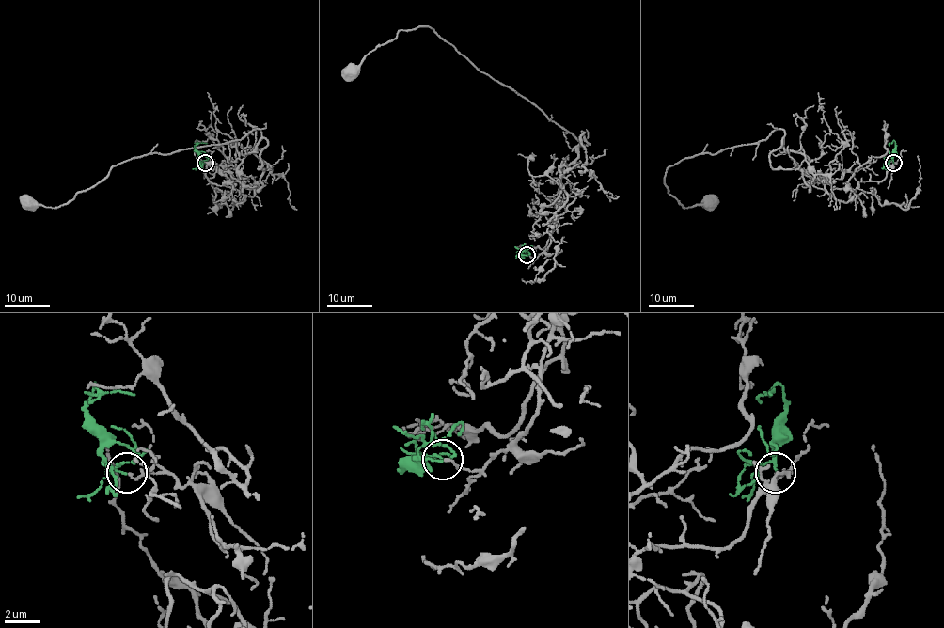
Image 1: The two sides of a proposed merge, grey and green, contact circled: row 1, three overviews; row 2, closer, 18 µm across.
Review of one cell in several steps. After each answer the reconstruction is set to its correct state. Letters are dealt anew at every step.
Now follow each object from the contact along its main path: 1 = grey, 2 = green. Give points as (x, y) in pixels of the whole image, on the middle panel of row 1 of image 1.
1: (527, 256), (551, 243), (567, 193), (560, 170), (583, 147), (574, 137), (429, 27), (401, 30), (342, 75)
2: (527, 256), (517, 258), (528, 254)

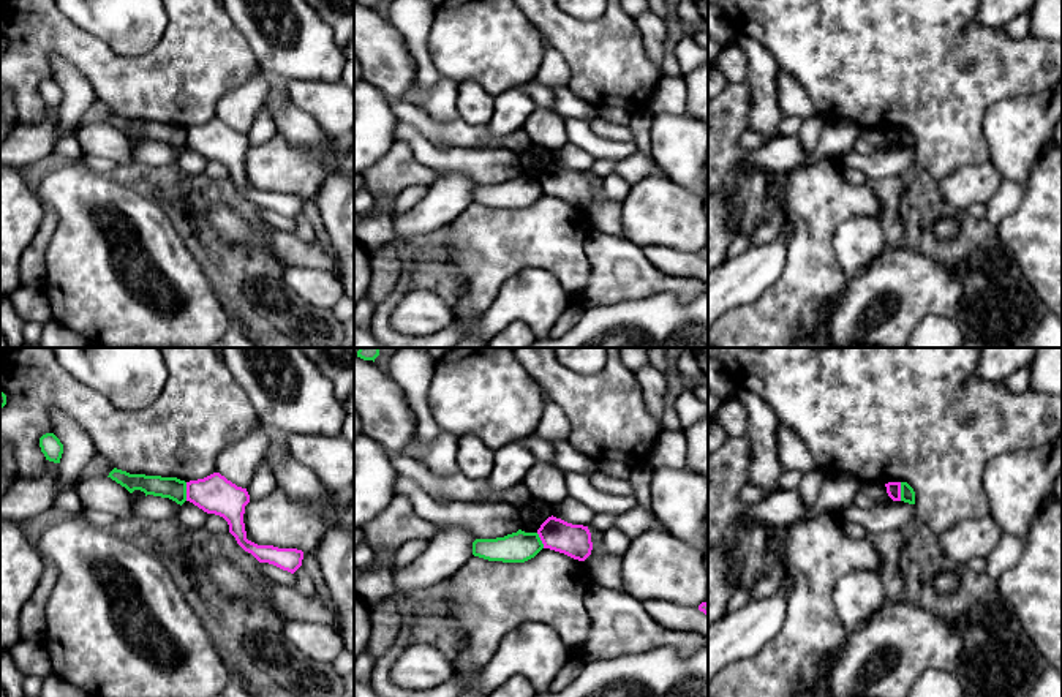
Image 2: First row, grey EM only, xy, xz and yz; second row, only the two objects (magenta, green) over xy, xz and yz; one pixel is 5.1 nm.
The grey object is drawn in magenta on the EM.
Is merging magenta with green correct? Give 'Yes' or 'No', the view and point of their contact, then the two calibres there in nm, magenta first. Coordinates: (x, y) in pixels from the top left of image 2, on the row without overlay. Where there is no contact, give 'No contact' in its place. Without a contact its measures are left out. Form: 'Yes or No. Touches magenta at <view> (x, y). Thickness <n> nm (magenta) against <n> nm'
No. Touches magenta at xy (187, 138). Thickness 190 nm (magenta) against 120 nm

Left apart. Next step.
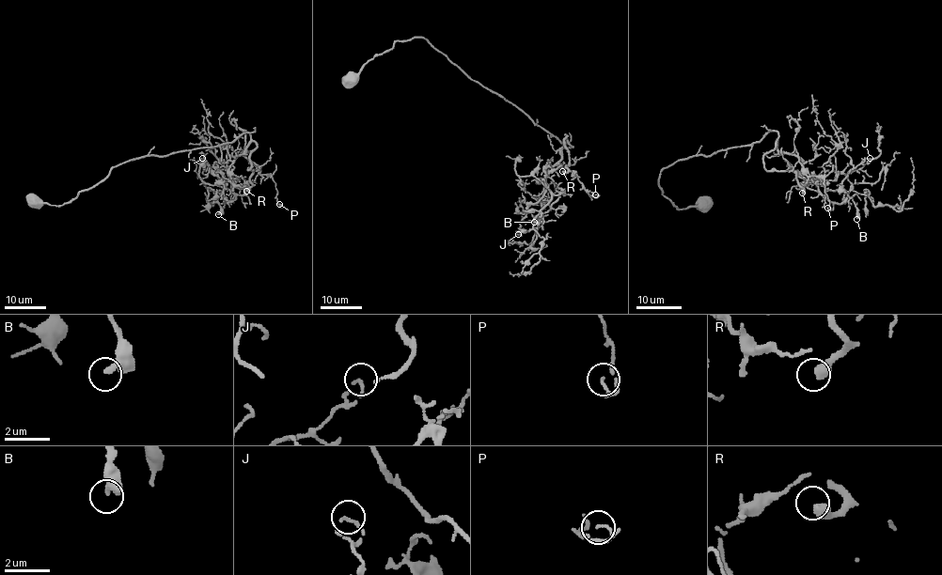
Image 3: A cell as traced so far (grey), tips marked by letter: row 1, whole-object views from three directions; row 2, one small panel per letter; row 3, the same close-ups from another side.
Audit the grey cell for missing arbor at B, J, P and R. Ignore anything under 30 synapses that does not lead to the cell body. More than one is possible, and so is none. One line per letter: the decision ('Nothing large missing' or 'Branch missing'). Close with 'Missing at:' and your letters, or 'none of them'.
B: Nothing large missing
J: Nothing large missing
P: Nothing large missing
R: Branch missing
Missing at: R

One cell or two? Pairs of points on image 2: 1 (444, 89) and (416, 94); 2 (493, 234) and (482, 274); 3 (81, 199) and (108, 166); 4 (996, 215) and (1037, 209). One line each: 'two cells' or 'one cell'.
1: one cell
2: one cell
3: two cells
4: two cells

